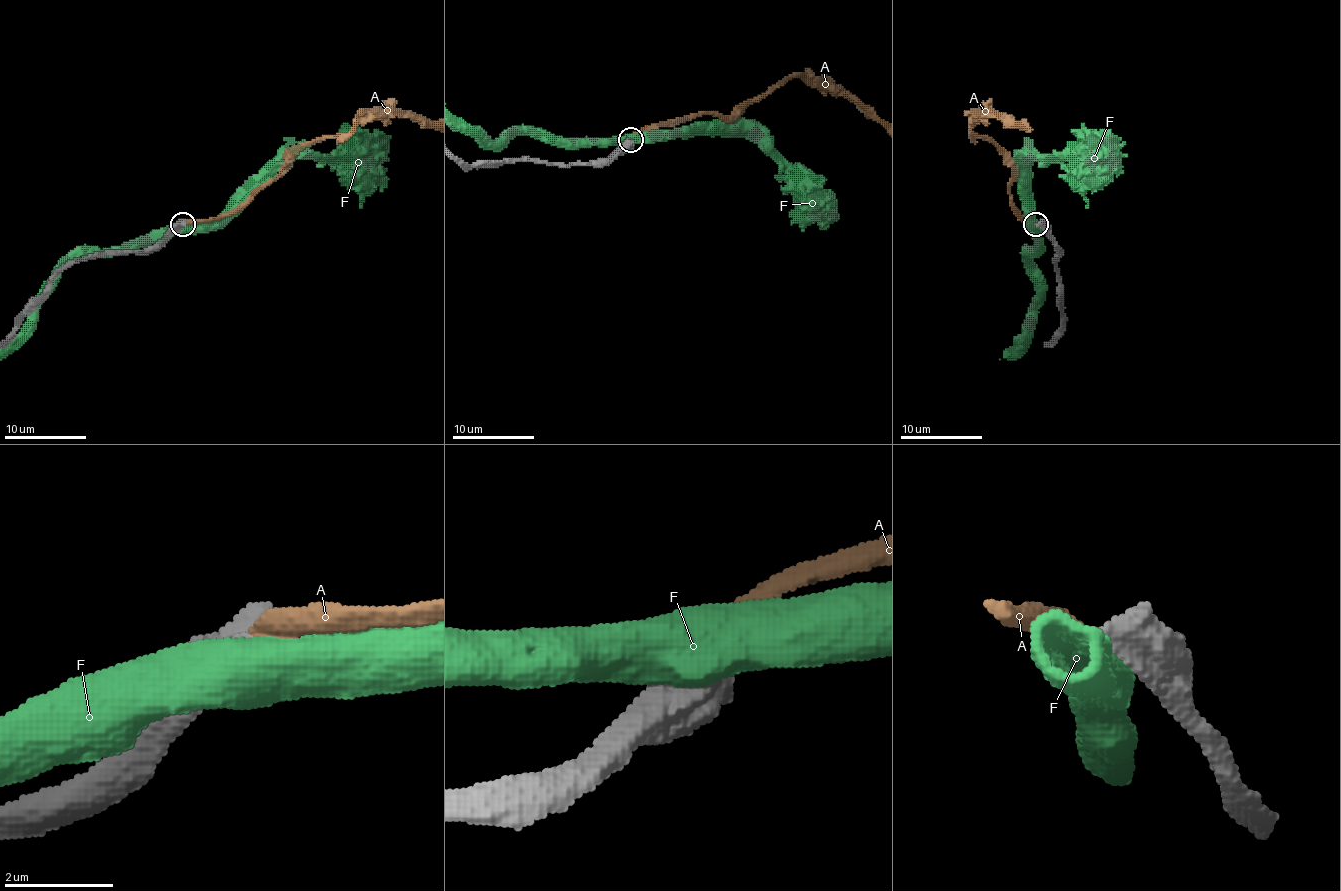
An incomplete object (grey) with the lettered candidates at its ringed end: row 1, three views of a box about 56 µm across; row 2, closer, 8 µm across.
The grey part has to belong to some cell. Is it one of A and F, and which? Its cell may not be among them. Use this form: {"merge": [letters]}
{"merge": ["A"]}

